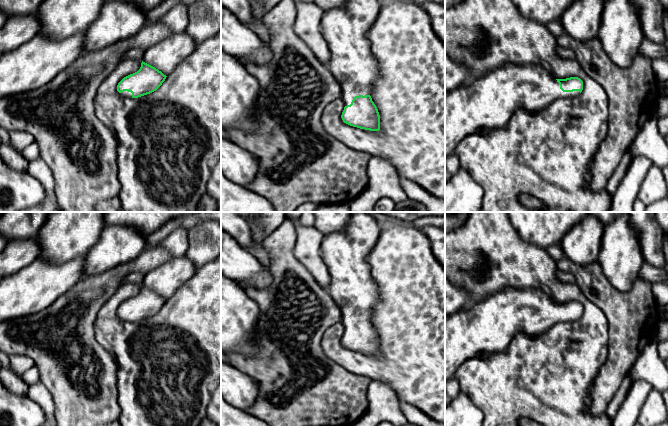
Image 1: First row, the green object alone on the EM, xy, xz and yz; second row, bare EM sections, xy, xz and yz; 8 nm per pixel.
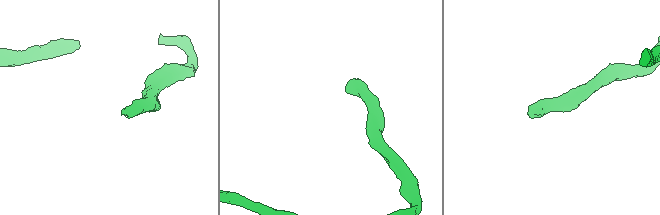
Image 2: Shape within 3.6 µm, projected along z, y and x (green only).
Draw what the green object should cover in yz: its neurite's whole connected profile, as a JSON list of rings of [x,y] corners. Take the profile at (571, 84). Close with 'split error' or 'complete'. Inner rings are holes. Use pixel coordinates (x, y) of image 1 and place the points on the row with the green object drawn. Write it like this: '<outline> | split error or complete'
[[[504,64],[481,78],[473,79],[468,85],[445,93],[445,158],[454,153],[466,136],[504,128],[519,109],[539,112],[560,97],[579,96],[582,90],[580,78],[556,79],[536,64]]] | split error

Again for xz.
[[[347,0],[341,7],[324,10],[320,22],[322,36],[331,53],[327,67],[341,87],[341,99],[345,104],[341,118],[350,126],[370,131],[380,130],[380,115],[370,96],[379,66],[366,33],[380,8],[378,0]]] | split error

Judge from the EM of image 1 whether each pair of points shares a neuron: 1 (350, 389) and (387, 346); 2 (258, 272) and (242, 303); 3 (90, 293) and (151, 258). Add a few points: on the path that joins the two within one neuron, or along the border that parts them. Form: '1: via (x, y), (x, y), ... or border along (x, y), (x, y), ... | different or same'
1: border along (340, 365), (353, 373), (366, 376), (372, 380) | different
2: border along (231, 279), (241, 287) | different
3: via (105, 285), (123, 269), (136, 264) | same

